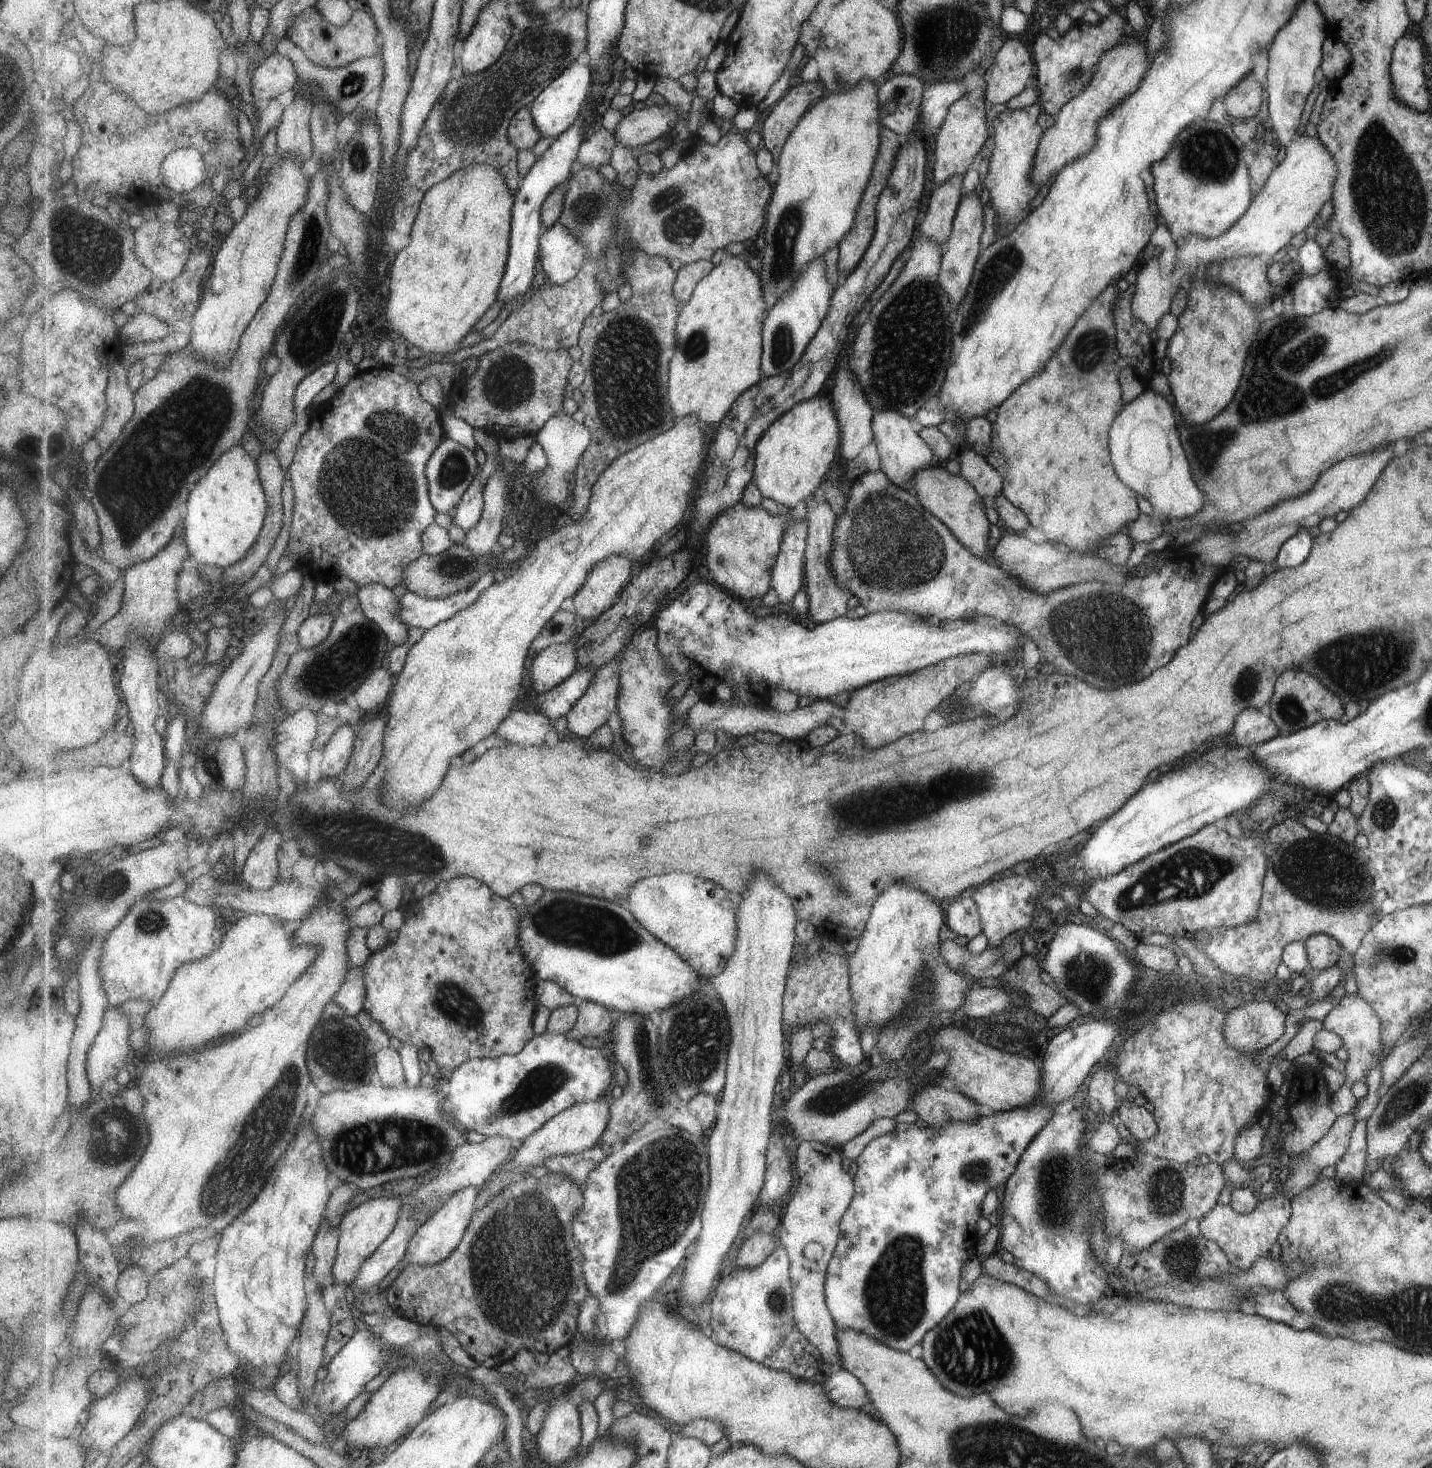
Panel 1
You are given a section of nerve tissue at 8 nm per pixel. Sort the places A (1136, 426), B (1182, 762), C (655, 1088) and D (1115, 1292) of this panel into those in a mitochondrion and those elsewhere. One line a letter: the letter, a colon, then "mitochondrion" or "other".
A: other
B: other
C: mitochondrion
D: other

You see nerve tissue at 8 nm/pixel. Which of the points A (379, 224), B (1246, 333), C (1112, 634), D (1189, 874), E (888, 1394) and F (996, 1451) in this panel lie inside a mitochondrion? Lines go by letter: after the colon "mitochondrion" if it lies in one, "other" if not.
A: other
B: mitochondrion
C: mitochondrion
D: mitochondrion
E: other
F: mitochondrion

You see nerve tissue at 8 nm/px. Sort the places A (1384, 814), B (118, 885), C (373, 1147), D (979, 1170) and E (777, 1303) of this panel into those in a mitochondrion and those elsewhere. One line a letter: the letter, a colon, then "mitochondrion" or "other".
A: mitochondrion
B: mitochondrion
C: mitochondrion
D: mitochondrion
E: mitochondrion

